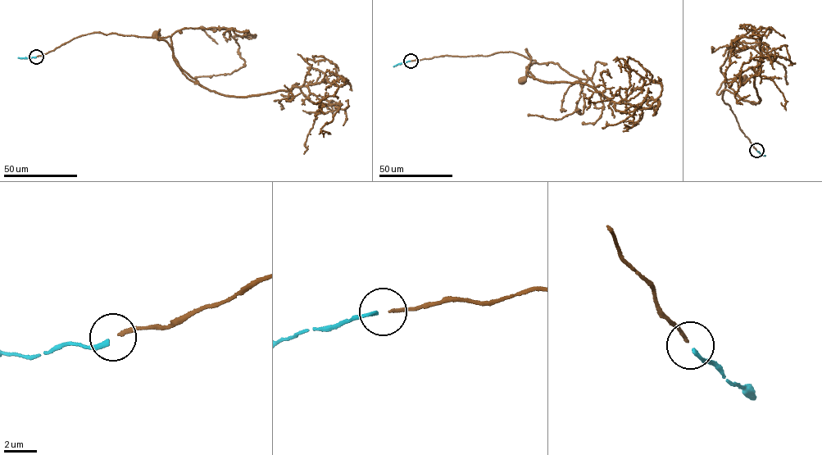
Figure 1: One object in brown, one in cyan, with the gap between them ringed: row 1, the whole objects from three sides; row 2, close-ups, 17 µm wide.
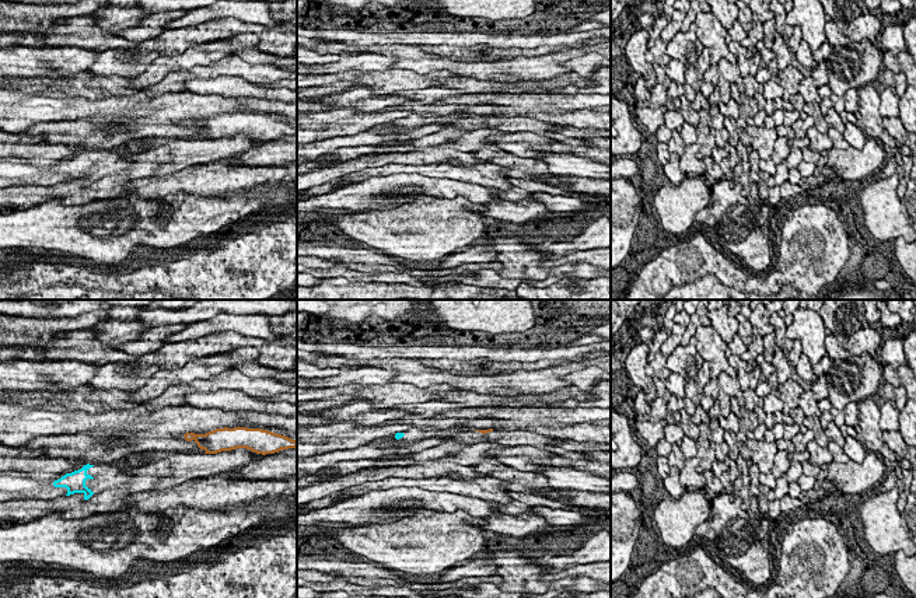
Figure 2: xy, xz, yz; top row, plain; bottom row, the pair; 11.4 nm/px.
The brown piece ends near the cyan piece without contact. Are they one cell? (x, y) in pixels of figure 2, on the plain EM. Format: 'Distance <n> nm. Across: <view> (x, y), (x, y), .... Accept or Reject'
Distance 800 nm. Across: xz (475, 116), (404, 121). Accept

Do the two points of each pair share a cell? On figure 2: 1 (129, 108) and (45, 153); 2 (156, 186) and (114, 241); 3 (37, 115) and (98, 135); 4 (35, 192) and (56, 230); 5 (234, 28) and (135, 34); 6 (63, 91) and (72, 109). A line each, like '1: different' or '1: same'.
1: different
2: different
3: different
4: different
5: different
6: different

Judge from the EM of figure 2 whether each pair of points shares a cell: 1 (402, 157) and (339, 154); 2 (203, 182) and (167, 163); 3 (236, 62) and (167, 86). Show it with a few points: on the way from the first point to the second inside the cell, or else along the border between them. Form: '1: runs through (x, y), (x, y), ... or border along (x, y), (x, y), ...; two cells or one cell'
1: border along (366, 153), (328, 167); two cells
2: border along (172, 172), (163, 177); two cells
3: runs through (219, 67), (184, 76); one cell

